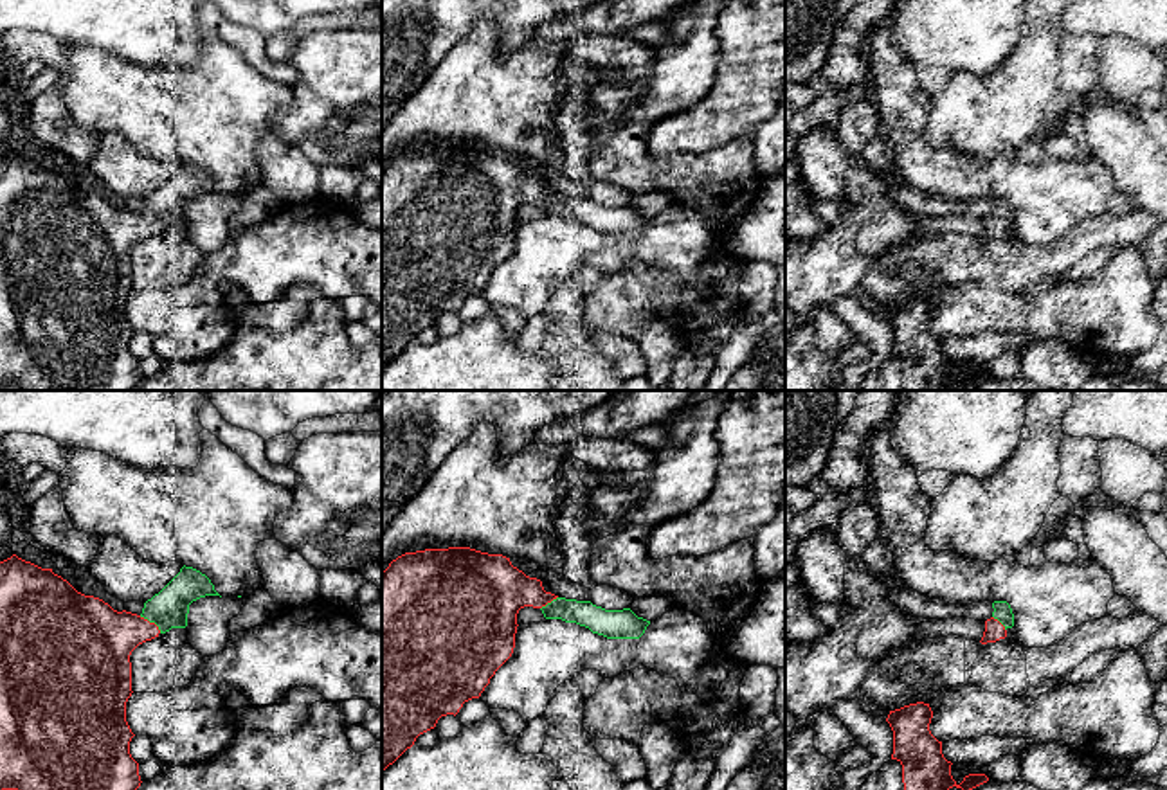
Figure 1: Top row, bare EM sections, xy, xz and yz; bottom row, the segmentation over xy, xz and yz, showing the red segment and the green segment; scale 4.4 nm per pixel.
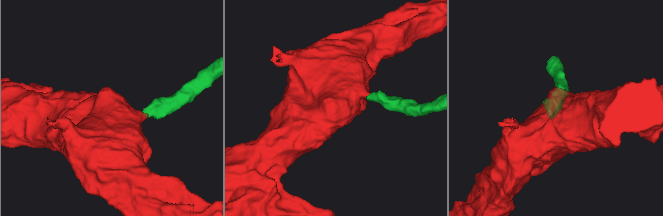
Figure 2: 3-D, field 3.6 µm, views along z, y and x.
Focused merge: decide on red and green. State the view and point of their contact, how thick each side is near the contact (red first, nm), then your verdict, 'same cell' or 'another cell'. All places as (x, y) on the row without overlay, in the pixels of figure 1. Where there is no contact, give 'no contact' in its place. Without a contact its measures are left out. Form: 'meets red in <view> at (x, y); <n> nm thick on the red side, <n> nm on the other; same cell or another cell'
meets red in xy at (152, 220); 300 nm thick on the red side, 170 nm on the other; same cell

